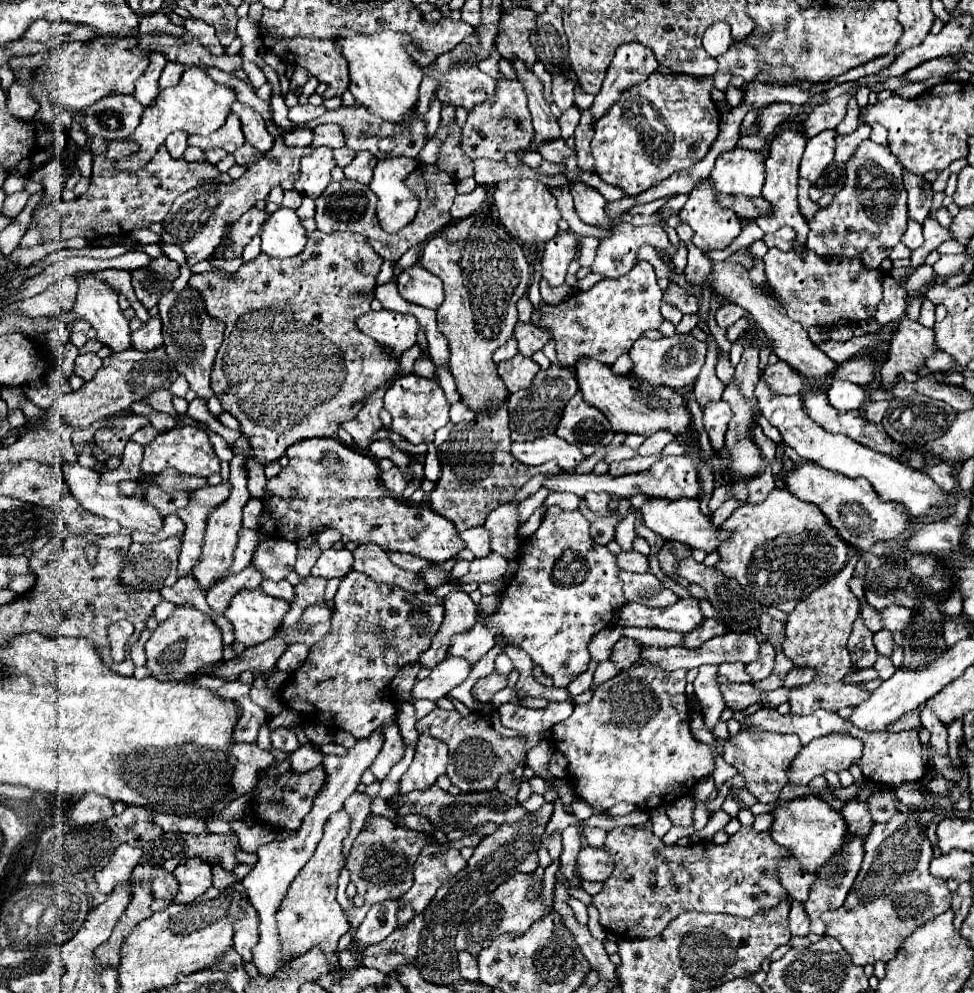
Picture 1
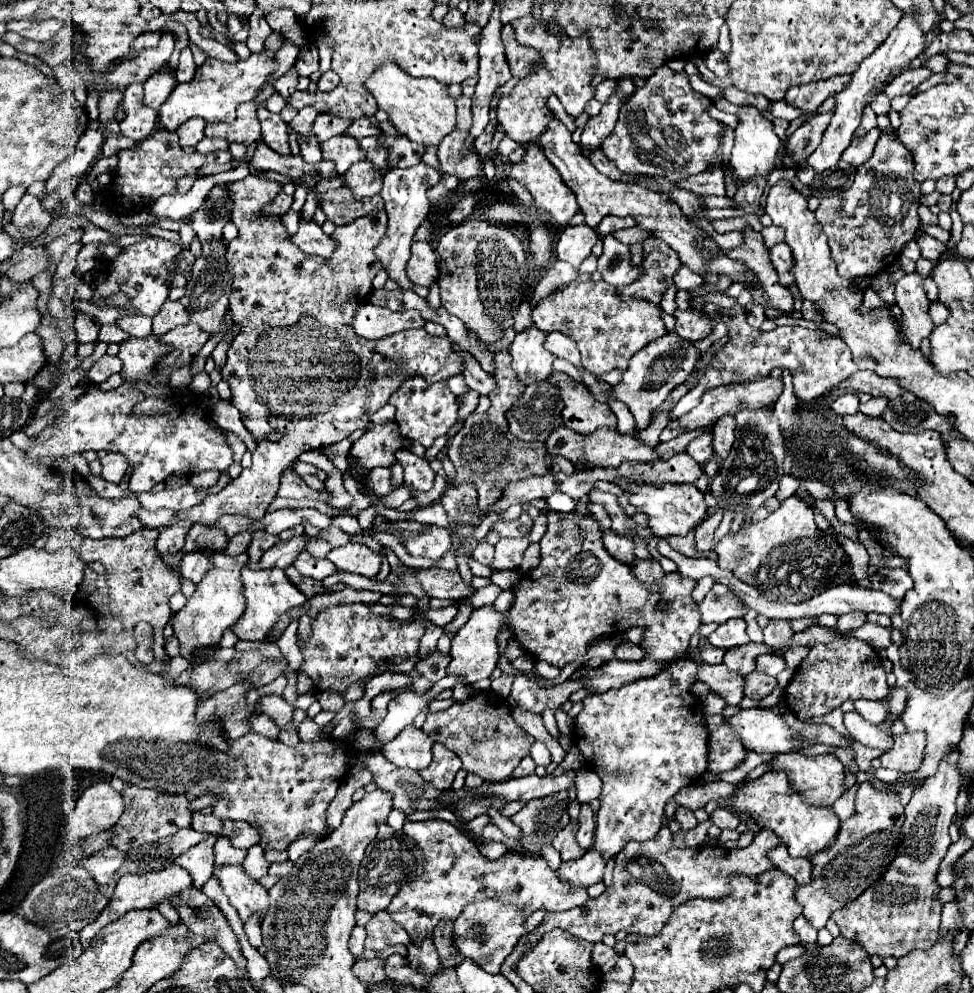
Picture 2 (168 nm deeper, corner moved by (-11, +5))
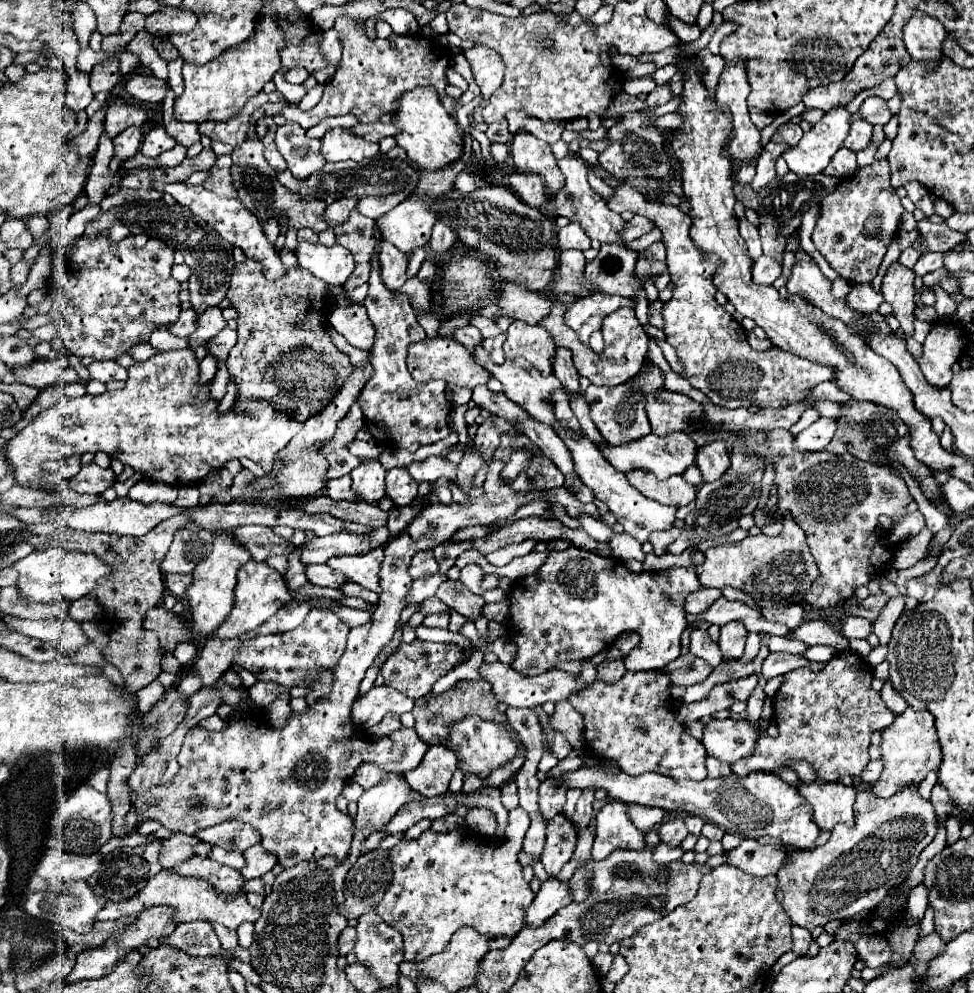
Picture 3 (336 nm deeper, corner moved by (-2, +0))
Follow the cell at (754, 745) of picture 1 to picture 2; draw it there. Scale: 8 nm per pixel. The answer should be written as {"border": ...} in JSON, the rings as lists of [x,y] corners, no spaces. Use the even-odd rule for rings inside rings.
{"border":[[[787,752],[787,754],[779,754],[777,758],[773,758],[771,764],[773,764],[773,770],[787,772],[791,788],[797,794],[801,794],[807,802],[811,802],[813,806],[831,808],[833,802],[847,792],[847,788],[845,788],[845,766],[833,754],[803,756],[799,752]]]}

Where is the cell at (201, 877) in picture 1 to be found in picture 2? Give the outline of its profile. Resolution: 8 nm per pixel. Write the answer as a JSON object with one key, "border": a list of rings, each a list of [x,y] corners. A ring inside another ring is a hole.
{"border":[[[207,836],[203,842],[199,842],[197,846],[189,848],[187,852],[183,852],[181,856],[175,858],[175,864],[183,866],[191,876],[193,876],[193,884],[195,888],[201,888],[213,874],[213,844],[215,844],[217,836]]]}

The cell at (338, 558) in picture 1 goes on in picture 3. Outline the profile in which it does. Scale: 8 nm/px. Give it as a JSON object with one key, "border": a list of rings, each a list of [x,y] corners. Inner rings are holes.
{"border":[[[374,549],[374,551],[364,553],[364,555],[330,557],[326,561],[326,565],[342,571],[350,581],[378,593],[378,569],[380,569],[382,557],[384,557],[384,551]]]}

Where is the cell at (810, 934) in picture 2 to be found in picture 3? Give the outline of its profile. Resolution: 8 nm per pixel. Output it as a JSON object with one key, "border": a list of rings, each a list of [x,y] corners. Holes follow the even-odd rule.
{"border":[[[794,925],[792,927],[792,941],[794,941],[792,951],[798,953],[798,955],[806,955],[806,951],[808,951],[808,947],[812,943],[812,935],[810,935],[808,929],[802,929],[802,927]]]}

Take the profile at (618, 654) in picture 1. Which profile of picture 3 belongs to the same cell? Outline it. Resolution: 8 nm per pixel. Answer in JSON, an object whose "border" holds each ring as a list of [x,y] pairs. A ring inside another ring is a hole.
{"border":[[[606,659],[598,665],[598,679],[600,681],[614,683],[614,681],[622,679],[624,673],[626,673],[626,667],[624,667],[622,659]]]}

